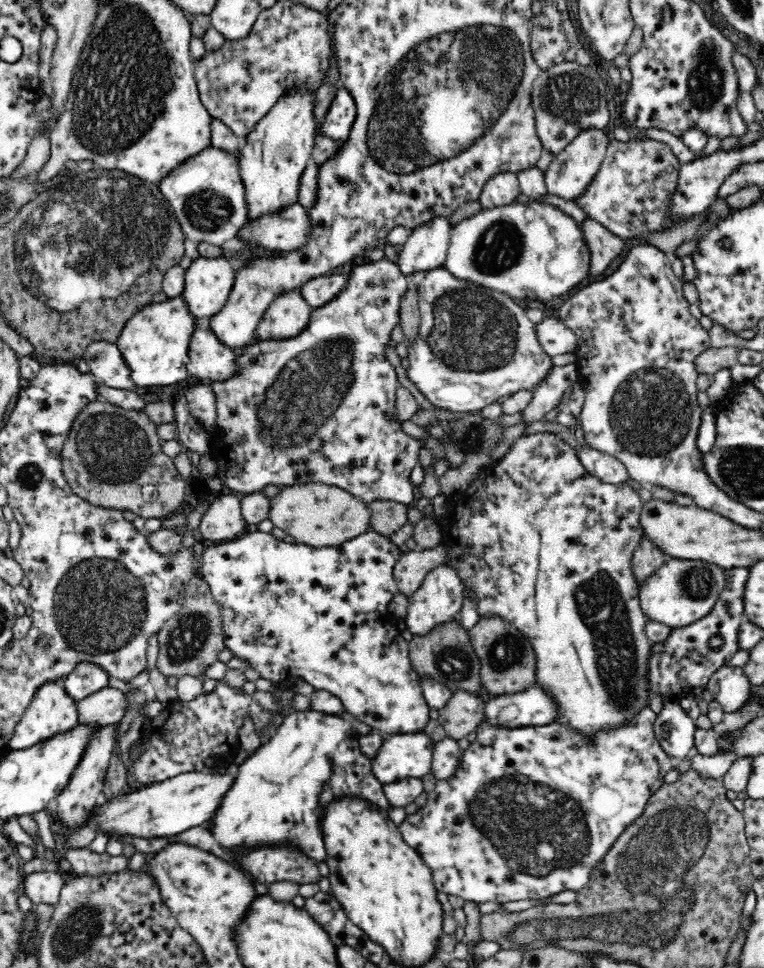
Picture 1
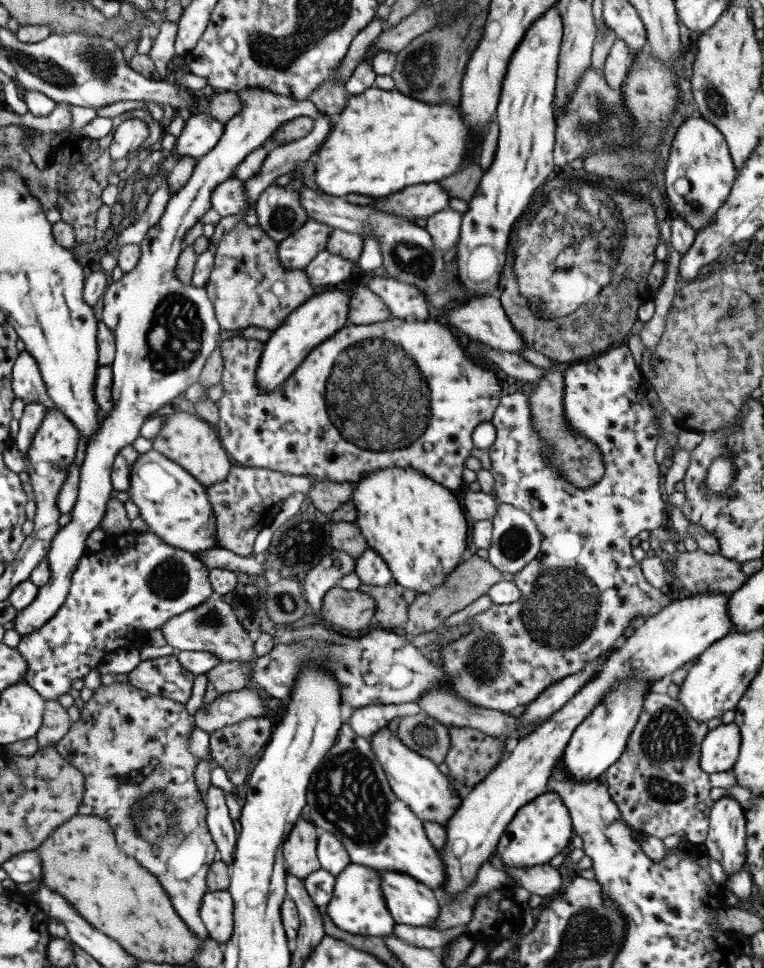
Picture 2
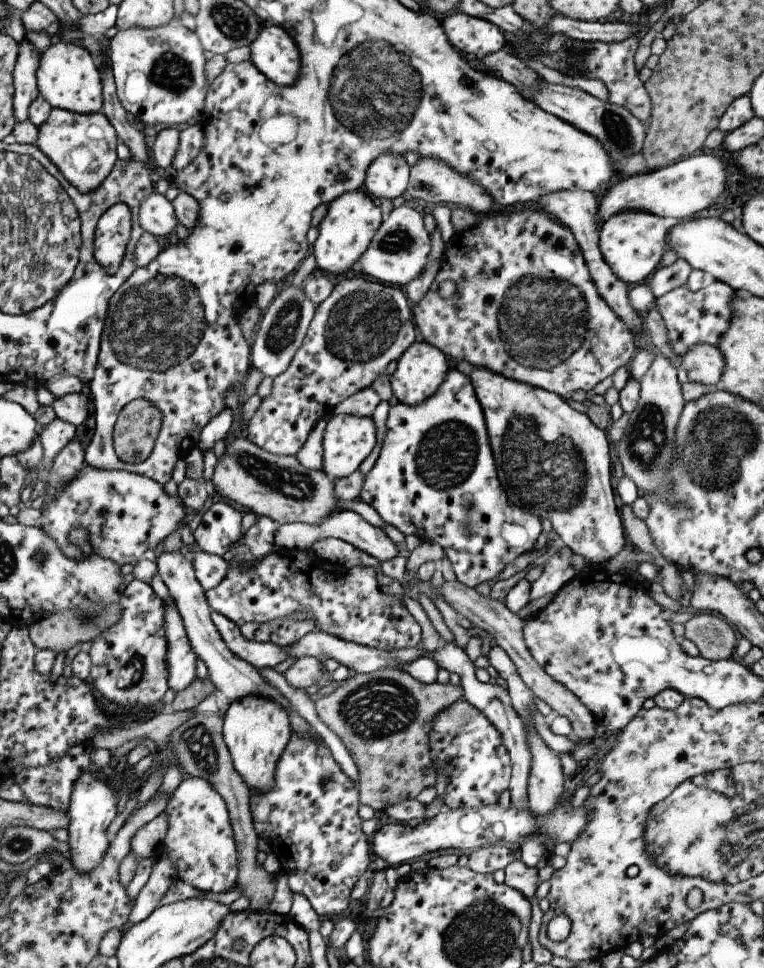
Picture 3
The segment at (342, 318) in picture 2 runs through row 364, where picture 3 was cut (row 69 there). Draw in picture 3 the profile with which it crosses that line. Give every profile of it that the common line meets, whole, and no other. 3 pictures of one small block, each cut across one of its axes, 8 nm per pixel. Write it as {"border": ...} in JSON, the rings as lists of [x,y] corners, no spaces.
{"border":[[[264,23],[249,47],[249,60],[267,79],[282,86],[297,81],[302,56],[285,29]]]}

